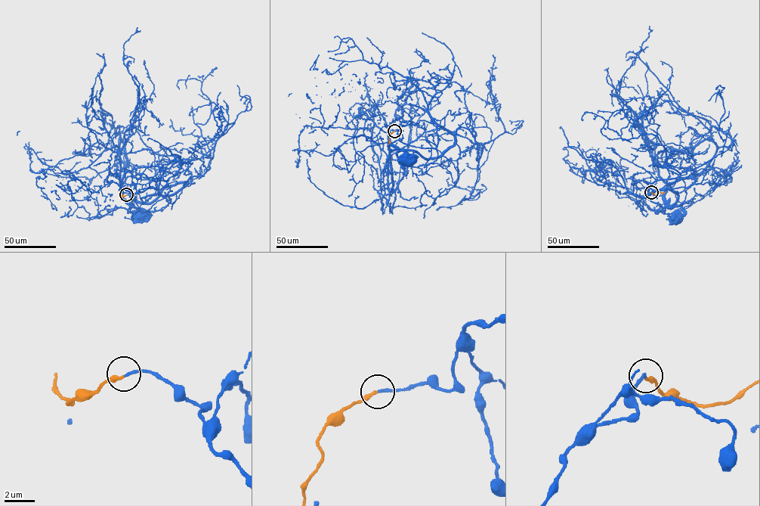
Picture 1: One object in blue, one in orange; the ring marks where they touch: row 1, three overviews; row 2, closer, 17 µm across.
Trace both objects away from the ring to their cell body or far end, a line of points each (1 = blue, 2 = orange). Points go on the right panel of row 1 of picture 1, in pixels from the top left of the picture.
1: (651, 192), (641, 211), (641, 198), (670, 188), (678, 199), (666, 203), (681, 206), (684, 213), (677, 215)
2: (651, 192), (656, 194), (664, 192)

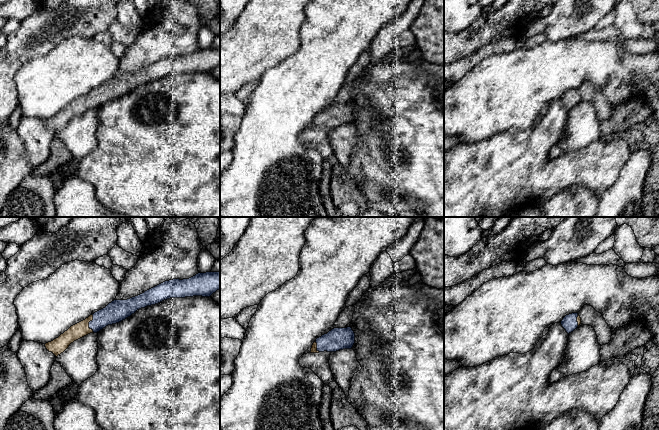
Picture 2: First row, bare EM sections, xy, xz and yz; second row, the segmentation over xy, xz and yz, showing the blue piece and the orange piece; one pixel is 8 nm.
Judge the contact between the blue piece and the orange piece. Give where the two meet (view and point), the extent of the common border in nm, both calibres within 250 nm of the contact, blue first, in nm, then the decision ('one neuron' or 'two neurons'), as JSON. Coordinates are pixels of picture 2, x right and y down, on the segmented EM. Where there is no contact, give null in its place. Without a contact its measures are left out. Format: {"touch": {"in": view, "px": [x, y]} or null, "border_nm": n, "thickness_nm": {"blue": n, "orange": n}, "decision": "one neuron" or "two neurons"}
{"touch": {"in": "xy", "px": [89, 323]}, "border_nm": 140, "thickness_nm": {"blue": 170, "orange": 120}, "decision": "two neurons"}

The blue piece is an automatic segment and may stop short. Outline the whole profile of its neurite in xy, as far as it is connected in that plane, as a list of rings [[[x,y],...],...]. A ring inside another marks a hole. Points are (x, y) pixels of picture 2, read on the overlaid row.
[[[220,272],[198,273],[189,279],[165,281],[138,296],[112,301],[92,314],[93,320],[89,322],[89,328],[97,333],[108,325],[125,320],[141,308],[170,298],[210,297],[217,290],[220,290]]]

